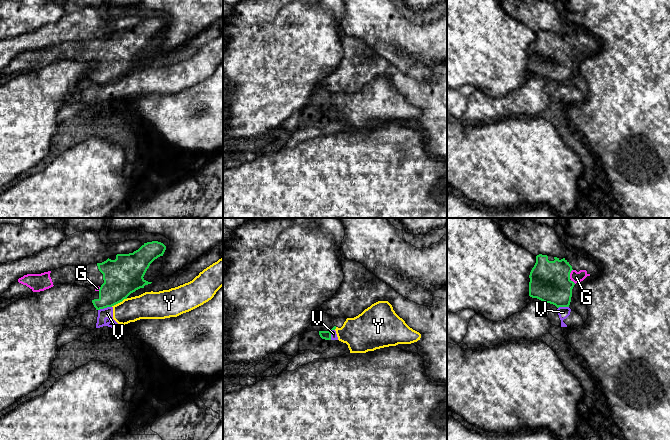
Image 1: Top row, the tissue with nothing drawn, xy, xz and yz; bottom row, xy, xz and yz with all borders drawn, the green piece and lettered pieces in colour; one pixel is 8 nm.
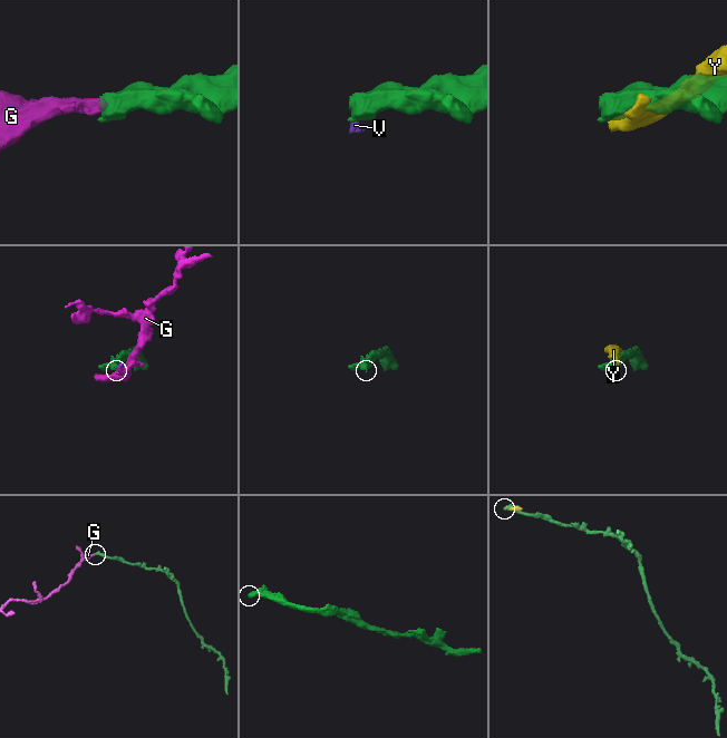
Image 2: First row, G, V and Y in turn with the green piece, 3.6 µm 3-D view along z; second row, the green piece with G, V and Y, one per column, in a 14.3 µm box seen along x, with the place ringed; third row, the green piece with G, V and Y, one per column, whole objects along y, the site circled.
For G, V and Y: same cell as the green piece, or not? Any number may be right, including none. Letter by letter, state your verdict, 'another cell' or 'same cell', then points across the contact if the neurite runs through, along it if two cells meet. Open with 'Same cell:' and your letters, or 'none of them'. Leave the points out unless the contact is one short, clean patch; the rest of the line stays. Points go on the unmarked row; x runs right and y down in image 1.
Same cell: G
G: same cell | across yz (550, 58), (558, 50), (569, 50), (576, 53)
V: another cell | along xy (111, 82), (98, 86)
Y: another cell

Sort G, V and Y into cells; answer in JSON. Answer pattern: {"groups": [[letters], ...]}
{"groups": [["G"], ["V", "Y"]]}

